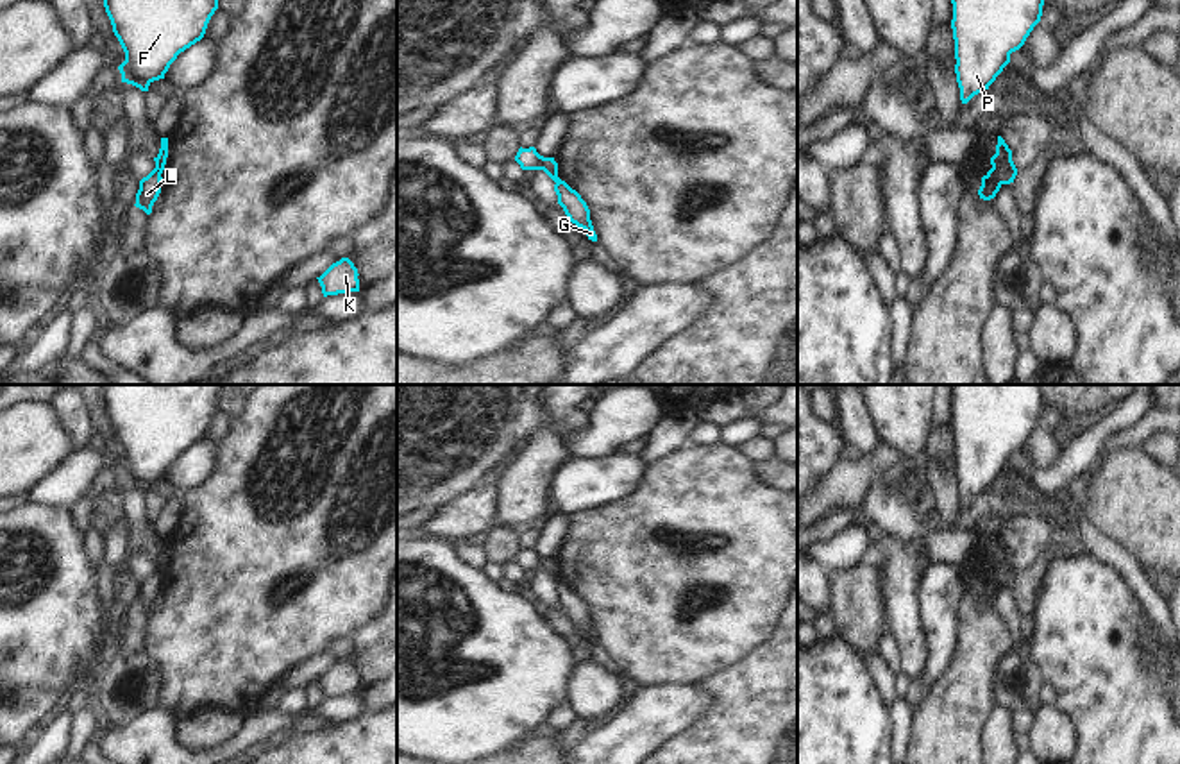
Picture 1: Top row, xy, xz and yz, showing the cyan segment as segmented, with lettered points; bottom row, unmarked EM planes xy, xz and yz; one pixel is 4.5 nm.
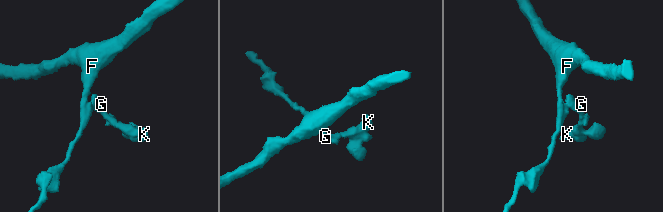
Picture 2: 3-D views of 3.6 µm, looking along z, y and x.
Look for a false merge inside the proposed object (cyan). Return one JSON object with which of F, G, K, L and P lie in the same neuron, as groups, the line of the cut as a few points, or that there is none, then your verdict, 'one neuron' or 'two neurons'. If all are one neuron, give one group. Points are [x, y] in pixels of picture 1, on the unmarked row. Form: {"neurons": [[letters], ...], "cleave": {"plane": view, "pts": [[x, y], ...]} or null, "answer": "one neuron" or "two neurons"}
{"neurons": [["F", "L", "P"], ["G", "K"]], "cleave": {"plane": "yz", "pts": [[993, 568], [1002, 584]]}, "answer": "two neurons"}

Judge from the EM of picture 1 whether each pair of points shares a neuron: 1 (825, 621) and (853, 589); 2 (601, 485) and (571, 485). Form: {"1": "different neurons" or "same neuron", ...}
{"1": "different neurons", "2": "same neuron"}

